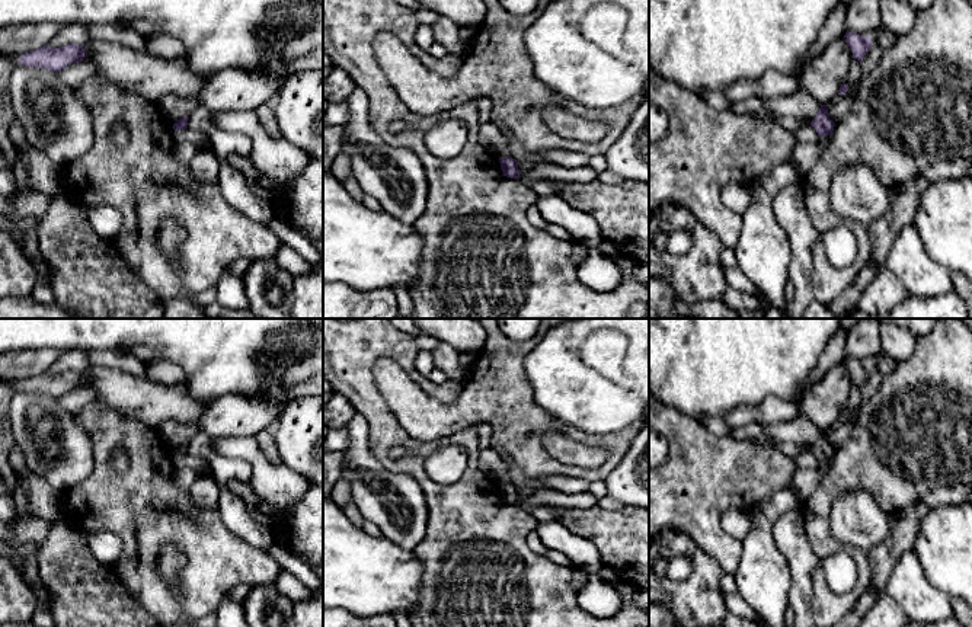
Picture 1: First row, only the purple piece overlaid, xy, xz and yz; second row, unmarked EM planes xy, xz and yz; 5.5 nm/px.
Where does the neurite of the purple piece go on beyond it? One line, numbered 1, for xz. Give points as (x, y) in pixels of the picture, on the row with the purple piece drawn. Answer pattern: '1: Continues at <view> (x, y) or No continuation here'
1: No continuation here

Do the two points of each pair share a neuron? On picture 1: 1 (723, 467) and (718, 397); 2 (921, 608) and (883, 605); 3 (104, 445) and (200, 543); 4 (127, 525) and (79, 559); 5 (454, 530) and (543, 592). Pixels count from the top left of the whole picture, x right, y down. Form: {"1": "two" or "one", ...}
{"1": "two", "2": "two", "3": "one", "4": "two", "5": "one"}

